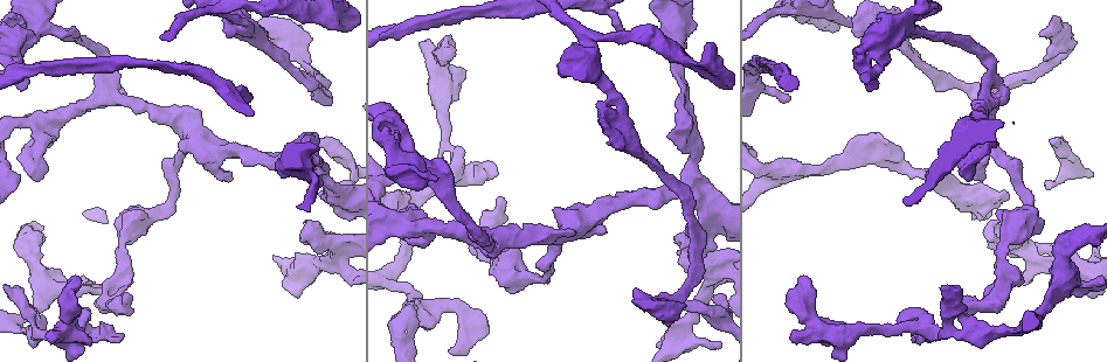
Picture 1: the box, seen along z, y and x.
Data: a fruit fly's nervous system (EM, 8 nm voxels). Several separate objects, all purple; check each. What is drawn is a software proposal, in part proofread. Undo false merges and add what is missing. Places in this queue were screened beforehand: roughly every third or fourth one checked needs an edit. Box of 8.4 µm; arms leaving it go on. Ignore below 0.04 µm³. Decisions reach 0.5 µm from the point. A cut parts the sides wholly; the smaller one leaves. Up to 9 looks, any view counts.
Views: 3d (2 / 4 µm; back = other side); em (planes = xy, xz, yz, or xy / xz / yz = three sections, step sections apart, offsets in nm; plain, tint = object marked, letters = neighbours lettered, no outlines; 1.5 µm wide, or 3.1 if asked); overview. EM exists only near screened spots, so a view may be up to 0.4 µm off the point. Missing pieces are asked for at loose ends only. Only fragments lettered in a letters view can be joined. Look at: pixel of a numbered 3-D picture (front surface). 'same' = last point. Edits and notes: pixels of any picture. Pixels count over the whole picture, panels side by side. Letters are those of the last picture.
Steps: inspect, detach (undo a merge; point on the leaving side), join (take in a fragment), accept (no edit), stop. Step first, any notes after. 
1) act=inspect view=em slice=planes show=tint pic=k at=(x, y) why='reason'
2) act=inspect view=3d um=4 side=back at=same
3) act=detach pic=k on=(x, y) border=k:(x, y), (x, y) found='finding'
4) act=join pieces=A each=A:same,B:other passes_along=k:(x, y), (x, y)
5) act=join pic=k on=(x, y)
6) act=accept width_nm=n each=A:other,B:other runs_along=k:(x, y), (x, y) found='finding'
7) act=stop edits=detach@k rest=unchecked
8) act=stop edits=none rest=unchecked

act=inspect view=em slice=planes show=plain pic=1 at=(610, 89) why='thin neck'

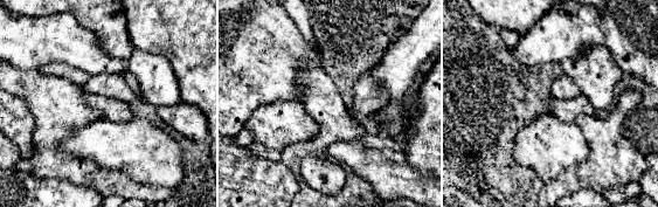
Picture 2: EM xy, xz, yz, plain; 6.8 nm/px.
act=inspect view=em slice=planes show=tint at=same why='with the object marked'

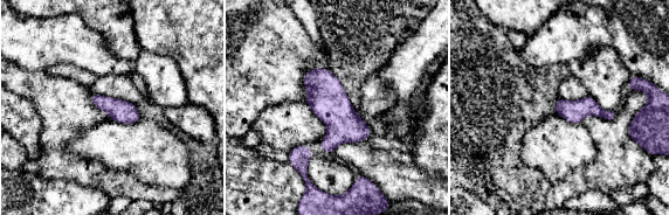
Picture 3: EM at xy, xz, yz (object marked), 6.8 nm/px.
act=inspect view=em slice=planes show=letters at=same why='what lies round it'

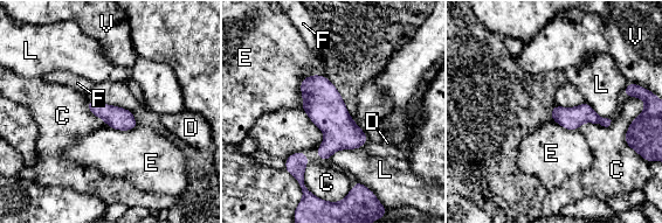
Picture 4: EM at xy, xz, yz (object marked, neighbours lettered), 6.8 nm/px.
act=accept longest_contact=L:320nm each=C:other,D:other,E:other,F:other,L:other,V:other border=4:(324, 75), (301, 81), (301, 109) found='one cell here'

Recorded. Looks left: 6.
act=inspect view=3d um=4 pic=1 at=(889, 60) why='three arms meet'

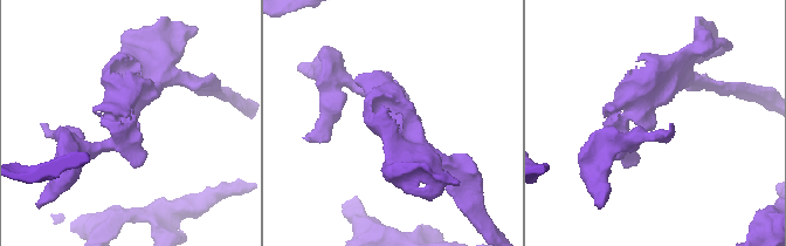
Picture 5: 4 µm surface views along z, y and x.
act=inspect view=em slice=planes show=letters pic=5 at=(653, 127)

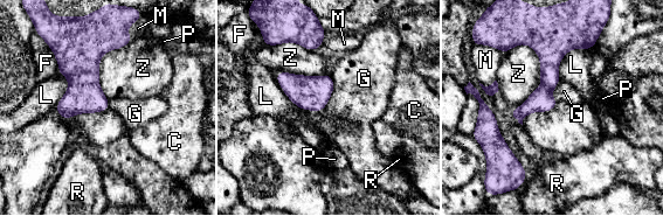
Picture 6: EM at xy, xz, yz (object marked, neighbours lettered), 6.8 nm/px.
act=accept each=C:other,F:other,G:other,L:other,M:other,P:other,R:other,Z:other found='none of them fits'

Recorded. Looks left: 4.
act=inspect view=em slice=xz step=4 show=letters pic=1 at=(39, 118) why='touches itself'

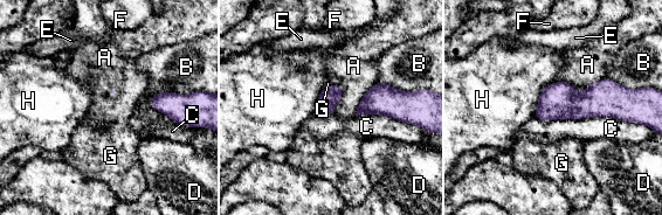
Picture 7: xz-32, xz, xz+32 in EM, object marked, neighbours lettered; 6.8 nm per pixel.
act=inspect view=em slice=planes show=letters at=same why='cut it another way'

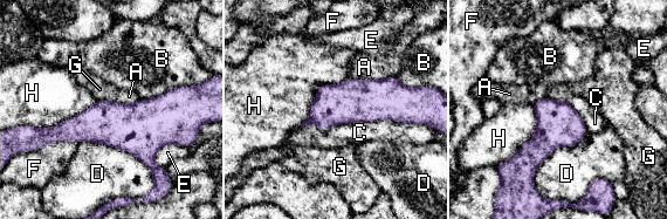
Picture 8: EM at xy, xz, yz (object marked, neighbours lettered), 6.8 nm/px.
act=accept each=A:other,B:other,C:other,D:other,E:other,F:other,G:other,H:other border=8:(415, 123), (376, 120), (300, 129) found='one cell here'

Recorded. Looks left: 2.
act=inspect view=em slice=planes show=letters pic=1 at=(249, 97) why='an open end'

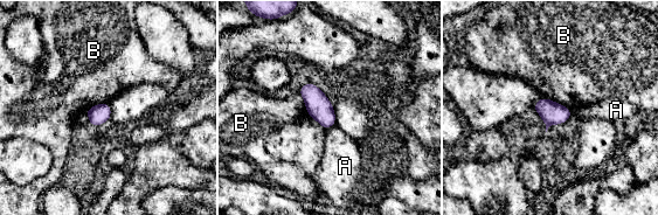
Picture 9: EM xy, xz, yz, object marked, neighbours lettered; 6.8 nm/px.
act=accept width_nm=140 longest_contact=B:220nm each=A:other,B:other found='none of them fits'

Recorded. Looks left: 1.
act=stop edits=none rest=unchecked

